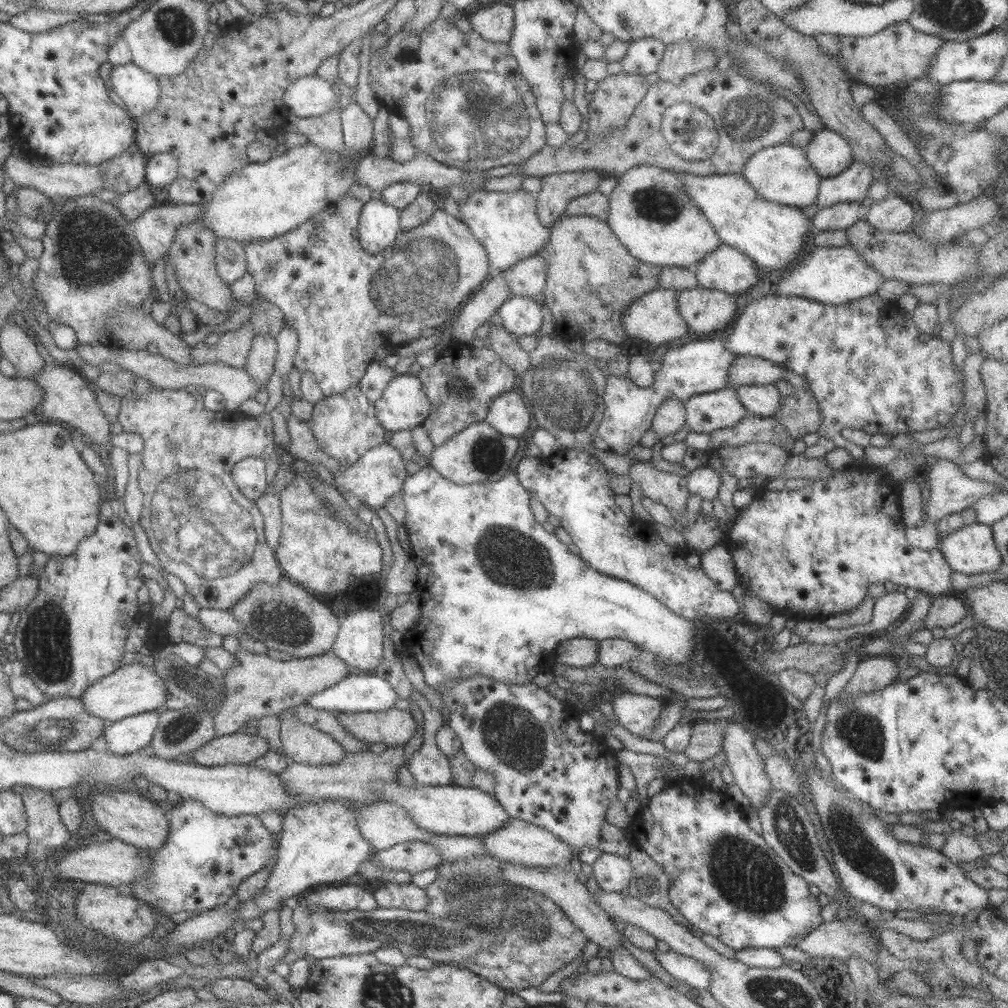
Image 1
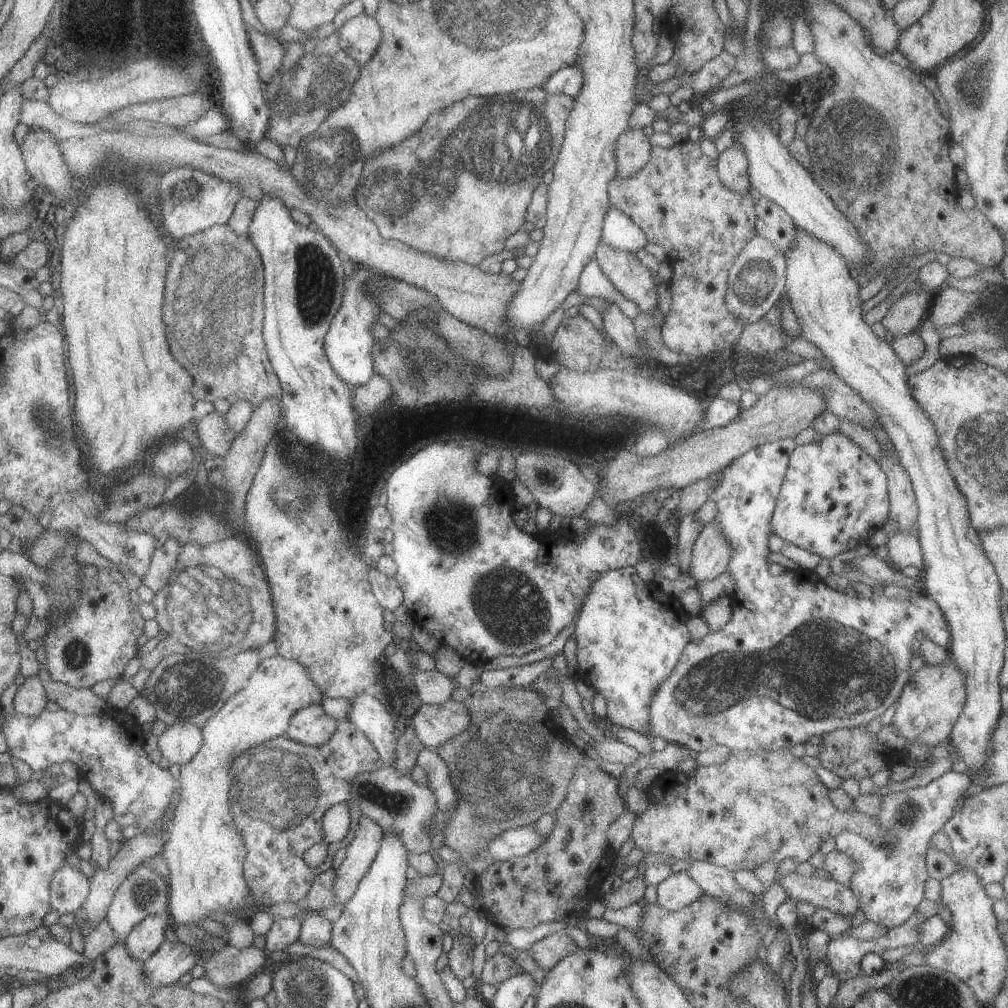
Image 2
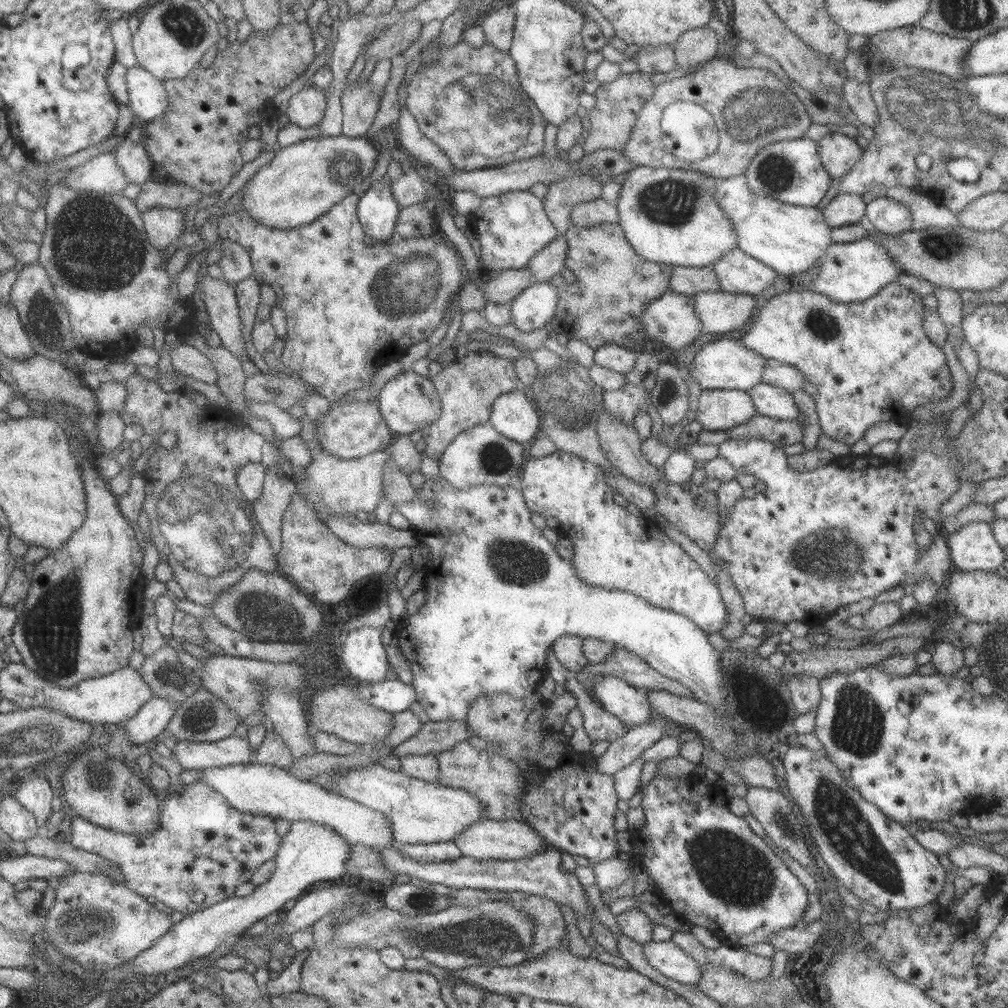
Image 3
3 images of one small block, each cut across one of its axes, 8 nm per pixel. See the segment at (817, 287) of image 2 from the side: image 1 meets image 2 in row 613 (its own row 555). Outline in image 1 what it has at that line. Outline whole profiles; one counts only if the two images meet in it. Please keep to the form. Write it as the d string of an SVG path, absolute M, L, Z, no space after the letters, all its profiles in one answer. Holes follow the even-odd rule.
M977 522L944 536L937 551L952 572L967 576L998 570L1002 562L993 542L991 526Z

